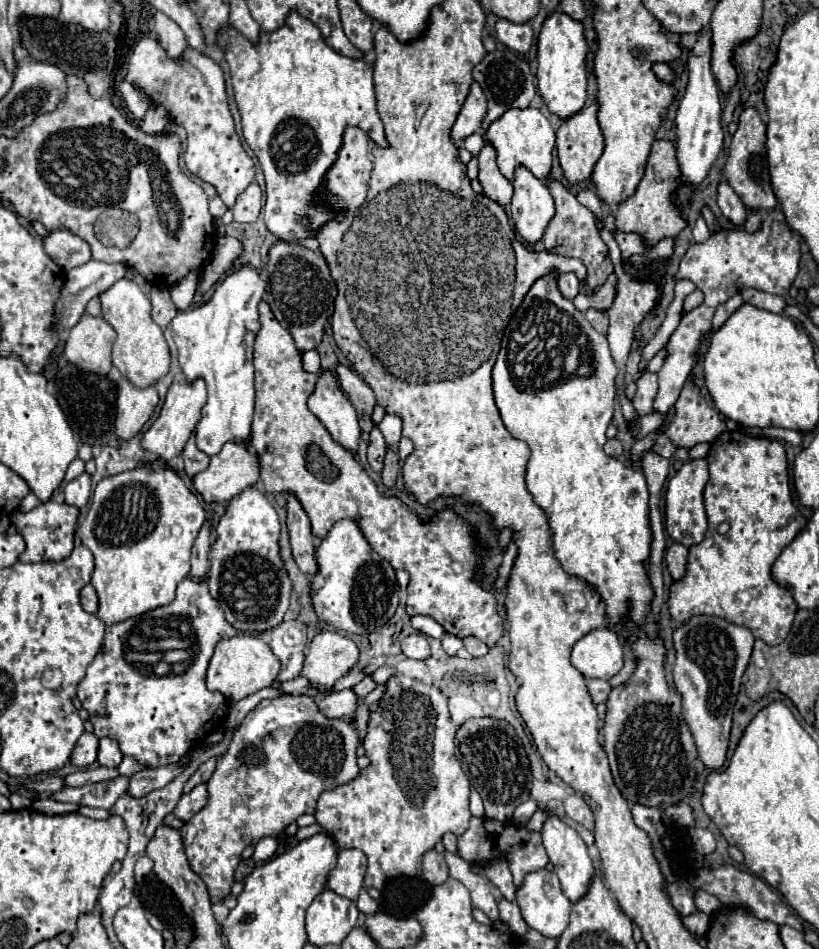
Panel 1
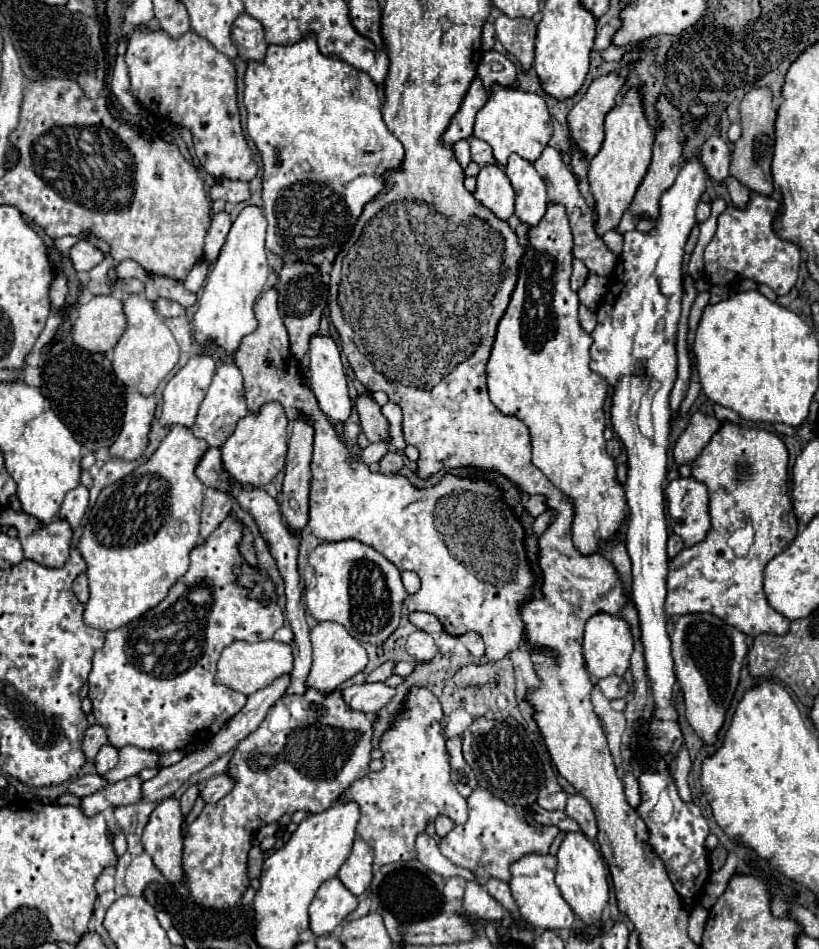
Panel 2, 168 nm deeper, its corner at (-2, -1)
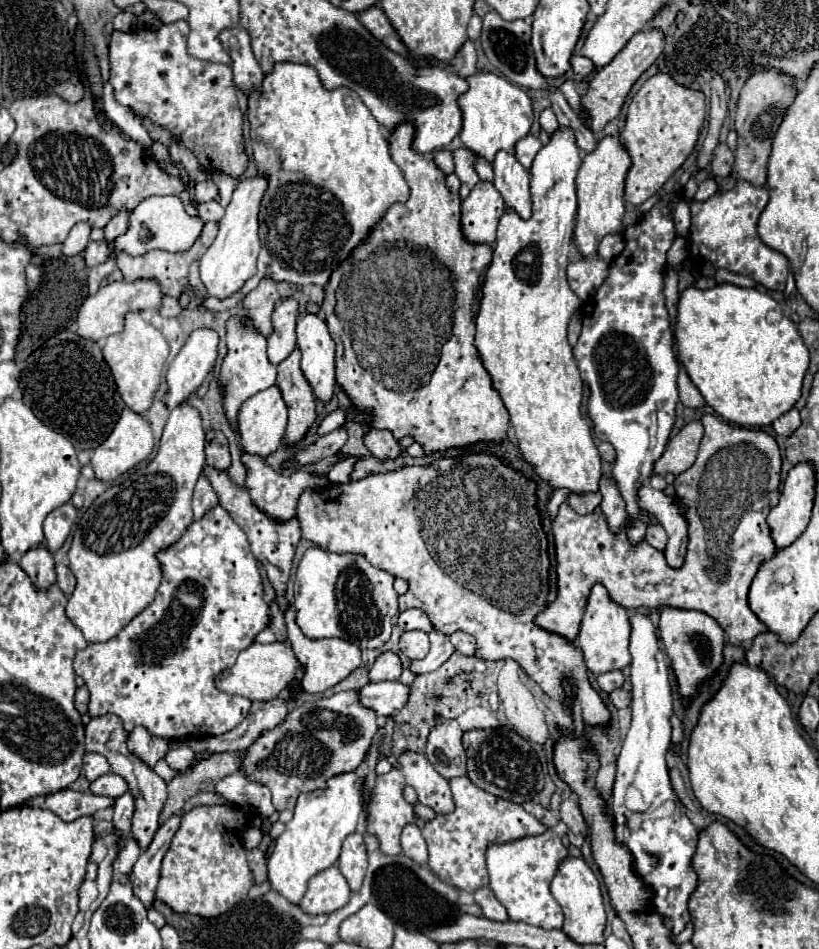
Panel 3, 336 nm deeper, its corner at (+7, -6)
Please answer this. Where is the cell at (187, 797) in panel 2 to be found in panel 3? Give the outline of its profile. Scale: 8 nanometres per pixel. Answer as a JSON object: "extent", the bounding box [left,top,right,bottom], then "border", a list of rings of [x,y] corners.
{"extent":[132,814,180,908],"border":[[[172,814],[156,832],[152,844],[148,846],[146,852],[140,854],[140,858],[134,864],[132,870],[132,888],[134,894],[140,898],[140,902],[150,908],[152,900],[154,900],[154,890],[156,884],[160,880],[160,866],[162,866],[162,858],[168,852],[168,846],[176,834],[176,830],[180,828],[180,816]]]}

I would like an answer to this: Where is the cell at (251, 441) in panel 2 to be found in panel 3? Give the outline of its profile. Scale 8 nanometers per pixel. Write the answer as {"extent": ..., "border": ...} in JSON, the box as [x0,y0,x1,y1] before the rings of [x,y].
{"extent":[238,386,288,456],"border":[[[272,386],[266,388],[254,396],[250,396],[238,412],[238,436],[240,436],[240,448],[246,454],[256,454],[256,456],[270,456],[278,450],[278,446],[282,444],[284,432],[286,432],[286,422],[288,422],[288,412],[286,412],[286,404],[280,396],[280,388]]]}

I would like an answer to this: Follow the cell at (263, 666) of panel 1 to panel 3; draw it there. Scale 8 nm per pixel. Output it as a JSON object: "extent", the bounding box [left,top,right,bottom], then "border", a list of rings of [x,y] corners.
{"extent":[216,642,302,700],"border":[[[254,642],[250,648],[238,654],[238,660],[228,670],[222,670],[216,676],[216,688],[228,694],[238,694],[248,700],[272,700],[278,696],[292,678],[302,678],[302,666],[294,654],[294,650],[284,642],[258,644]]]}

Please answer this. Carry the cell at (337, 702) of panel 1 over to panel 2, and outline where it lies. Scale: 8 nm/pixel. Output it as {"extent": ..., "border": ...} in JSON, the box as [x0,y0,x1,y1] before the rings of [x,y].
{"extent":[343,683,397,713],"border":[[[363,683],[343,689],[343,697],[351,709],[361,709],[363,713],[379,713],[397,693],[395,687],[385,683]]]}

